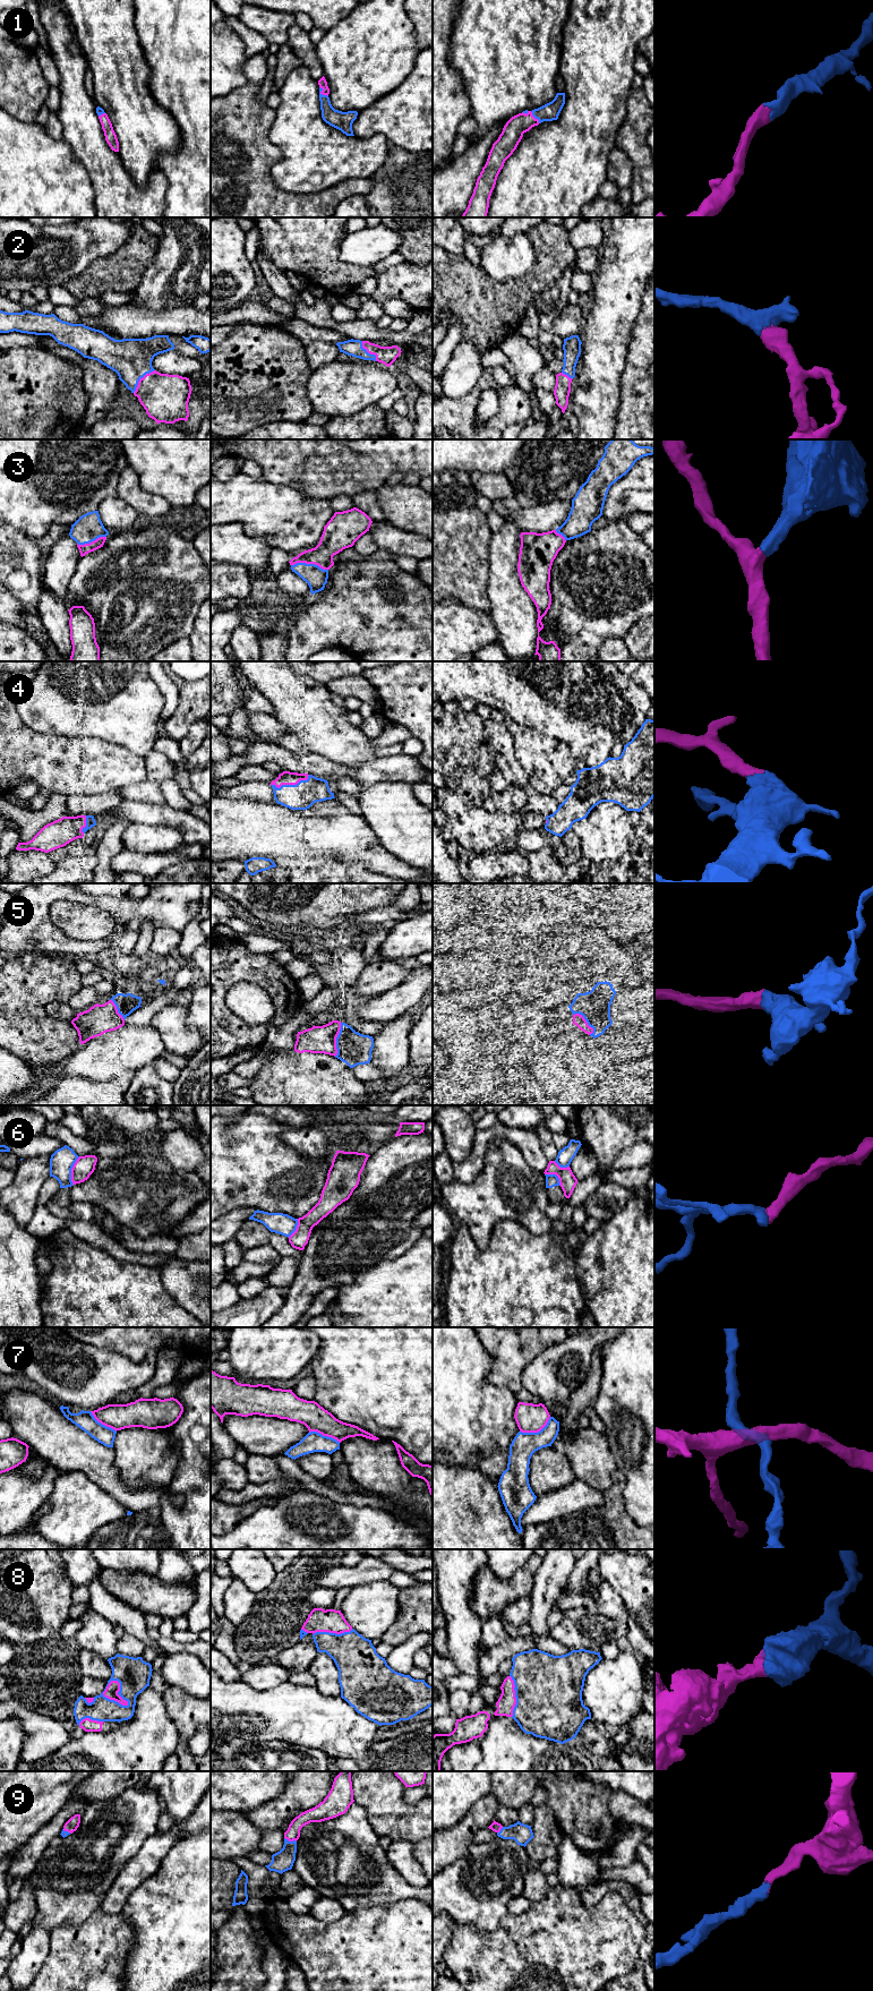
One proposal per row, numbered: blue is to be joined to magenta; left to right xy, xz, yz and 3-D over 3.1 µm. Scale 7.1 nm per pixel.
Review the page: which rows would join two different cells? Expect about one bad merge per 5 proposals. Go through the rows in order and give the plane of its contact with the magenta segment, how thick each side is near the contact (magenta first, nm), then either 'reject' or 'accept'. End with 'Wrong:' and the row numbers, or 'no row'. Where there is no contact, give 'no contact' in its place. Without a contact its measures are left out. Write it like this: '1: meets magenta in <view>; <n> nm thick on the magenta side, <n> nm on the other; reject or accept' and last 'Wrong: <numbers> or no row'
1: meets magenta in xz; 60 nm thick on the magenta side, 130 nm on the other; accept
2: meets magenta in xy; 320 nm thick on the magenta side, 280 nm on the other; accept
3: meets magenta in xz; 190 nm thick on the magenta side, 150 nm on the other; accept
4: meets magenta in xz; 100 nm thick on the magenta side, 190 nm on the other; accept
5: meets magenta in xz; 190 nm thick on the magenta side, 240 nm on the other; accept
6: meets magenta in xy; 150 nm thick on the magenta side, 170 nm on the other; reject
7: meets magenta in yz; 200 nm thick on the magenta side, 180 nm on the other; reject
8: meets magenta in xy; 100 nm thick on the magenta side, 240 nm on the other; accept
9: meets magenta in xz; 100 nm thick on the magenta side, 150 nm on the other; accept
Wrong: 6, 7

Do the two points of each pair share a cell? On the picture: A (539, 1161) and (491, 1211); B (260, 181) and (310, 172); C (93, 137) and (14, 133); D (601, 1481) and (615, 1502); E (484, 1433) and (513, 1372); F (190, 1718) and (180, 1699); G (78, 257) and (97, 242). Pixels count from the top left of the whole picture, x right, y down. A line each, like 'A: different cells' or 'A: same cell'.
A: different cells
B: different cells
C: different cells
D: different cells
E: different cells
F: same cell
G: same cell

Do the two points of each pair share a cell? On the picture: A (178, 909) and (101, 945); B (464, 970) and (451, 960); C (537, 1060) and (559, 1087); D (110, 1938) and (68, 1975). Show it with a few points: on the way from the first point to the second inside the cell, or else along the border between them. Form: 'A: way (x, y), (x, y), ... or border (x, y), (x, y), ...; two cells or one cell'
A: way (126, 908), (54, 895), (44, 905), (49, 930); one cell
B: way (461, 966), (454, 964); one cell
C: way (544, 1067), (557, 1081); one cell
D: way (100, 1945), (78, 1966); one cell

